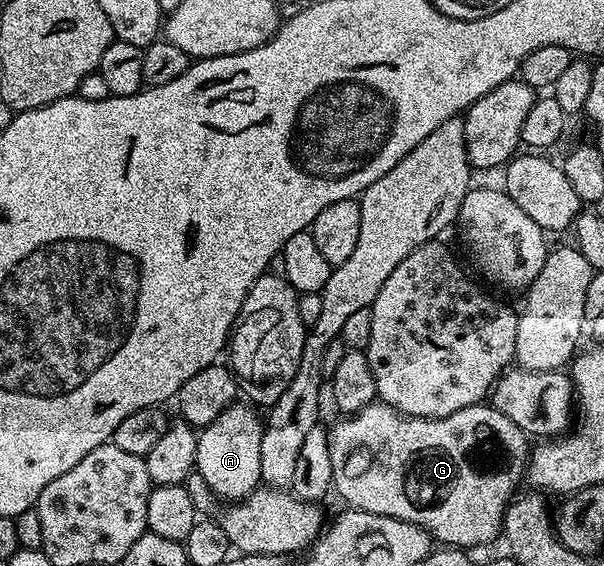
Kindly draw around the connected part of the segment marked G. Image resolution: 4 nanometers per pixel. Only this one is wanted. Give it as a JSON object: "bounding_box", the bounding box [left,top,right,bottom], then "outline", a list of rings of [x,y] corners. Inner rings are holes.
{"bounding_box":[328,402,531,550],"outline":[[[374,402],[356,415],[349,414],[338,422],[334,428],[328,429],[329,445],[331,446],[331,466],[333,467],[333,486],[336,495],[341,495],[346,500],[350,509],[366,512],[367,514],[383,514],[387,518],[406,520],[419,526],[433,537],[441,546],[452,546],[462,550],[470,550],[476,544],[489,544],[493,539],[500,537],[505,522],[505,509],[509,507],[518,491],[517,483],[522,483],[527,472],[531,440],[524,430],[520,429],[510,418],[500,413],[492,403],[482,402],[472,404],[463,410],[455,410],[455,414],[447,414],[442,420],[428,420],[422,416],[406,416],[396,412],[389,404]]]}

